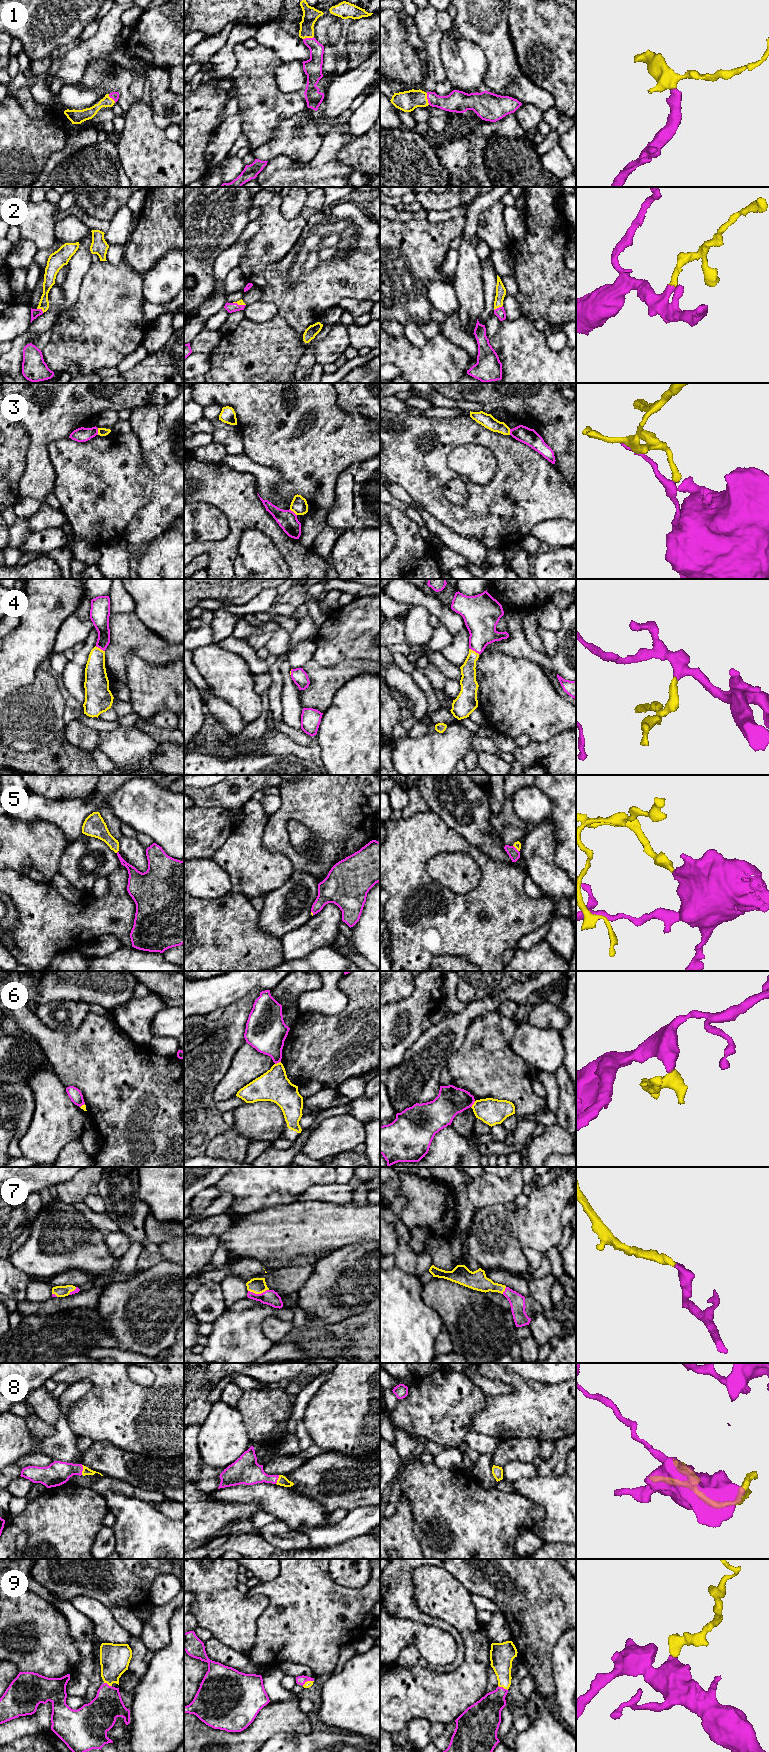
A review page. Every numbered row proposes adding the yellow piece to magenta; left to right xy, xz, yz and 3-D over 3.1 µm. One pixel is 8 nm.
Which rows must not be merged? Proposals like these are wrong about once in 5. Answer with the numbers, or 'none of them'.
3, 6

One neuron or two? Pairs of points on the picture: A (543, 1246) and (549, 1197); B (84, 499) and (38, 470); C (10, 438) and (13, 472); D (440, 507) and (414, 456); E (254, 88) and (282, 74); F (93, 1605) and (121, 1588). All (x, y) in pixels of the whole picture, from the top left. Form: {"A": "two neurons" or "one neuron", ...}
{"A": "one neuron", "B": "two neurons", "C": "one neuron", "D": "one neuron", "E": "two neurons", "F": "two neurons"}

